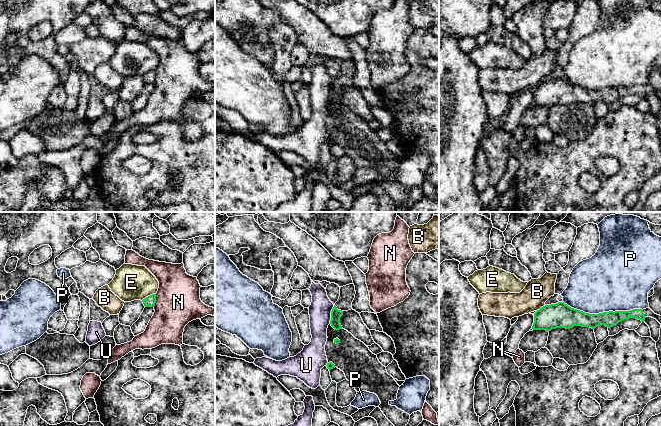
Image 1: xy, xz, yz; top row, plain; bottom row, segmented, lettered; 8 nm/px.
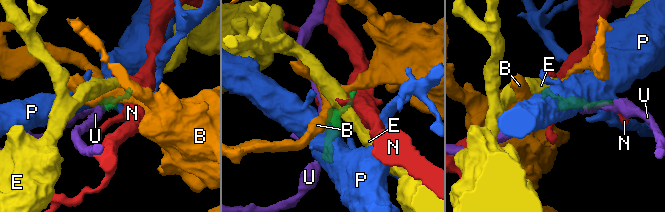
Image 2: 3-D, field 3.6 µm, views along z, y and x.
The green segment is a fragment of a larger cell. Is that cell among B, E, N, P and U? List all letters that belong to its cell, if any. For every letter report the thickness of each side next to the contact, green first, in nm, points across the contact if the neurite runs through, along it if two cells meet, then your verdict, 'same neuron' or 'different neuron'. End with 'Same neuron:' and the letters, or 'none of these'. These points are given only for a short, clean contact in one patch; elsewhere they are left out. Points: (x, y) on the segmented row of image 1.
B: 200 nm thick on the green side, 200 nm on the other; different neuron
E: 90 nm thick on the green side, 280 nm on the other; border along xy (155, 293), (141, 300); different neuron
N: 90 nm thick on the green side, 360 nm on the other; border along xy (156, 294), (156, 302), (153, 306); different neuron
P: 140 nm thick on the green side, 460 nm on the other; different neuron
U: 90 nm thick on the green side, 180 nm on the other; different neuron
Same neuron: none of these

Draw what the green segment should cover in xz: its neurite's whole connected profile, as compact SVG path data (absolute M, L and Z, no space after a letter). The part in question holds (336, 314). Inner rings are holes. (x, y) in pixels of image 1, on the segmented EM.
M349 284L343 287L340 287L340 296L338 301L334 304L334 307L331 311L331 320L330 324L335 330L342 329L340 324L340 318L343 315L344 311L352 309L352 302L355 298L355 286L354 284Z

